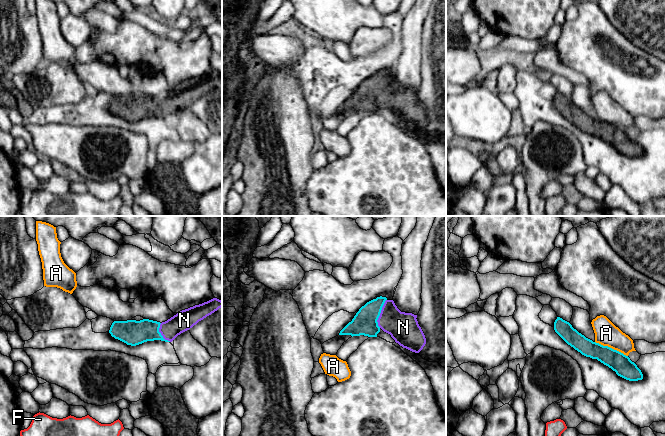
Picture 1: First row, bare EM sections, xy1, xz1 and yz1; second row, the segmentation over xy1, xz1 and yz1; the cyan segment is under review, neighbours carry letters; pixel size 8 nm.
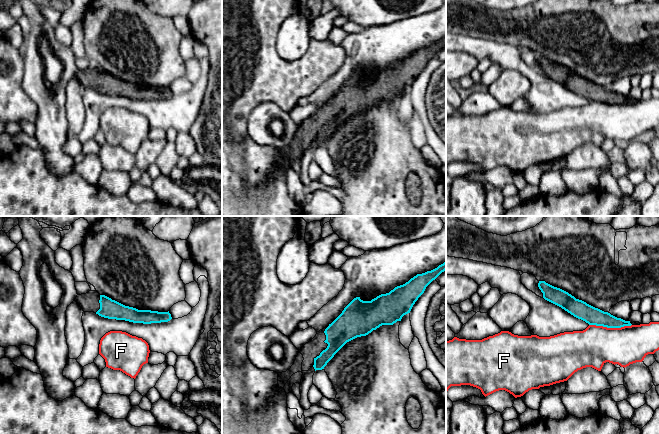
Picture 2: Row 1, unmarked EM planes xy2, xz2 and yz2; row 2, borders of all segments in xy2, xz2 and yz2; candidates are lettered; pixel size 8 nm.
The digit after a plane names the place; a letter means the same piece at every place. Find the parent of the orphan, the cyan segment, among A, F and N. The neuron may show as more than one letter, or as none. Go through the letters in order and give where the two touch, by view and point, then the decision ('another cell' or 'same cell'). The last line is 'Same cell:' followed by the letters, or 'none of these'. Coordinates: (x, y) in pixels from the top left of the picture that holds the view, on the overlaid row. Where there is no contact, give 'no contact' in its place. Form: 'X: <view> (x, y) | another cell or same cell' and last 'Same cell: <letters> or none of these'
A: yz1 (611, 348) | another cell
F: yz2 (610, 327) | another cell
N: xz1 (380, 312) | same cell
Same cell: N

